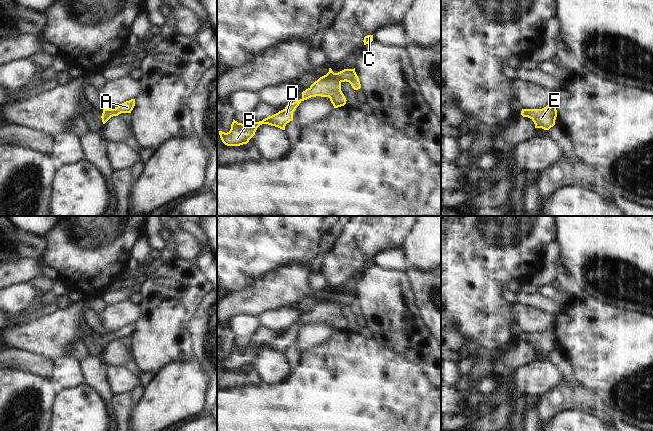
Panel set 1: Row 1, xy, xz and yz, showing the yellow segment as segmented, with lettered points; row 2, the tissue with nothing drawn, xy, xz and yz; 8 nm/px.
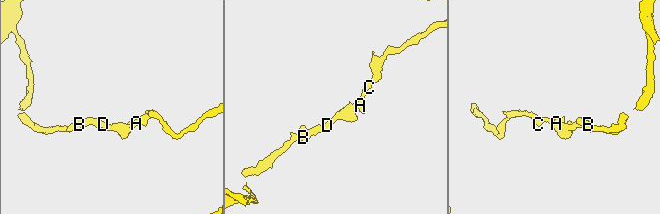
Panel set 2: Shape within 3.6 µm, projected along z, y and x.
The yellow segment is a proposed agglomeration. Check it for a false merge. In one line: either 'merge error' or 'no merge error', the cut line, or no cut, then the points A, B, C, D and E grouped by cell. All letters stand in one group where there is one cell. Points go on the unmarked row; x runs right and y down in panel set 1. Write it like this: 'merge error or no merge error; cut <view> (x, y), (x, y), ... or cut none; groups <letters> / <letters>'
no merge error; cut none; groups A B C D E

